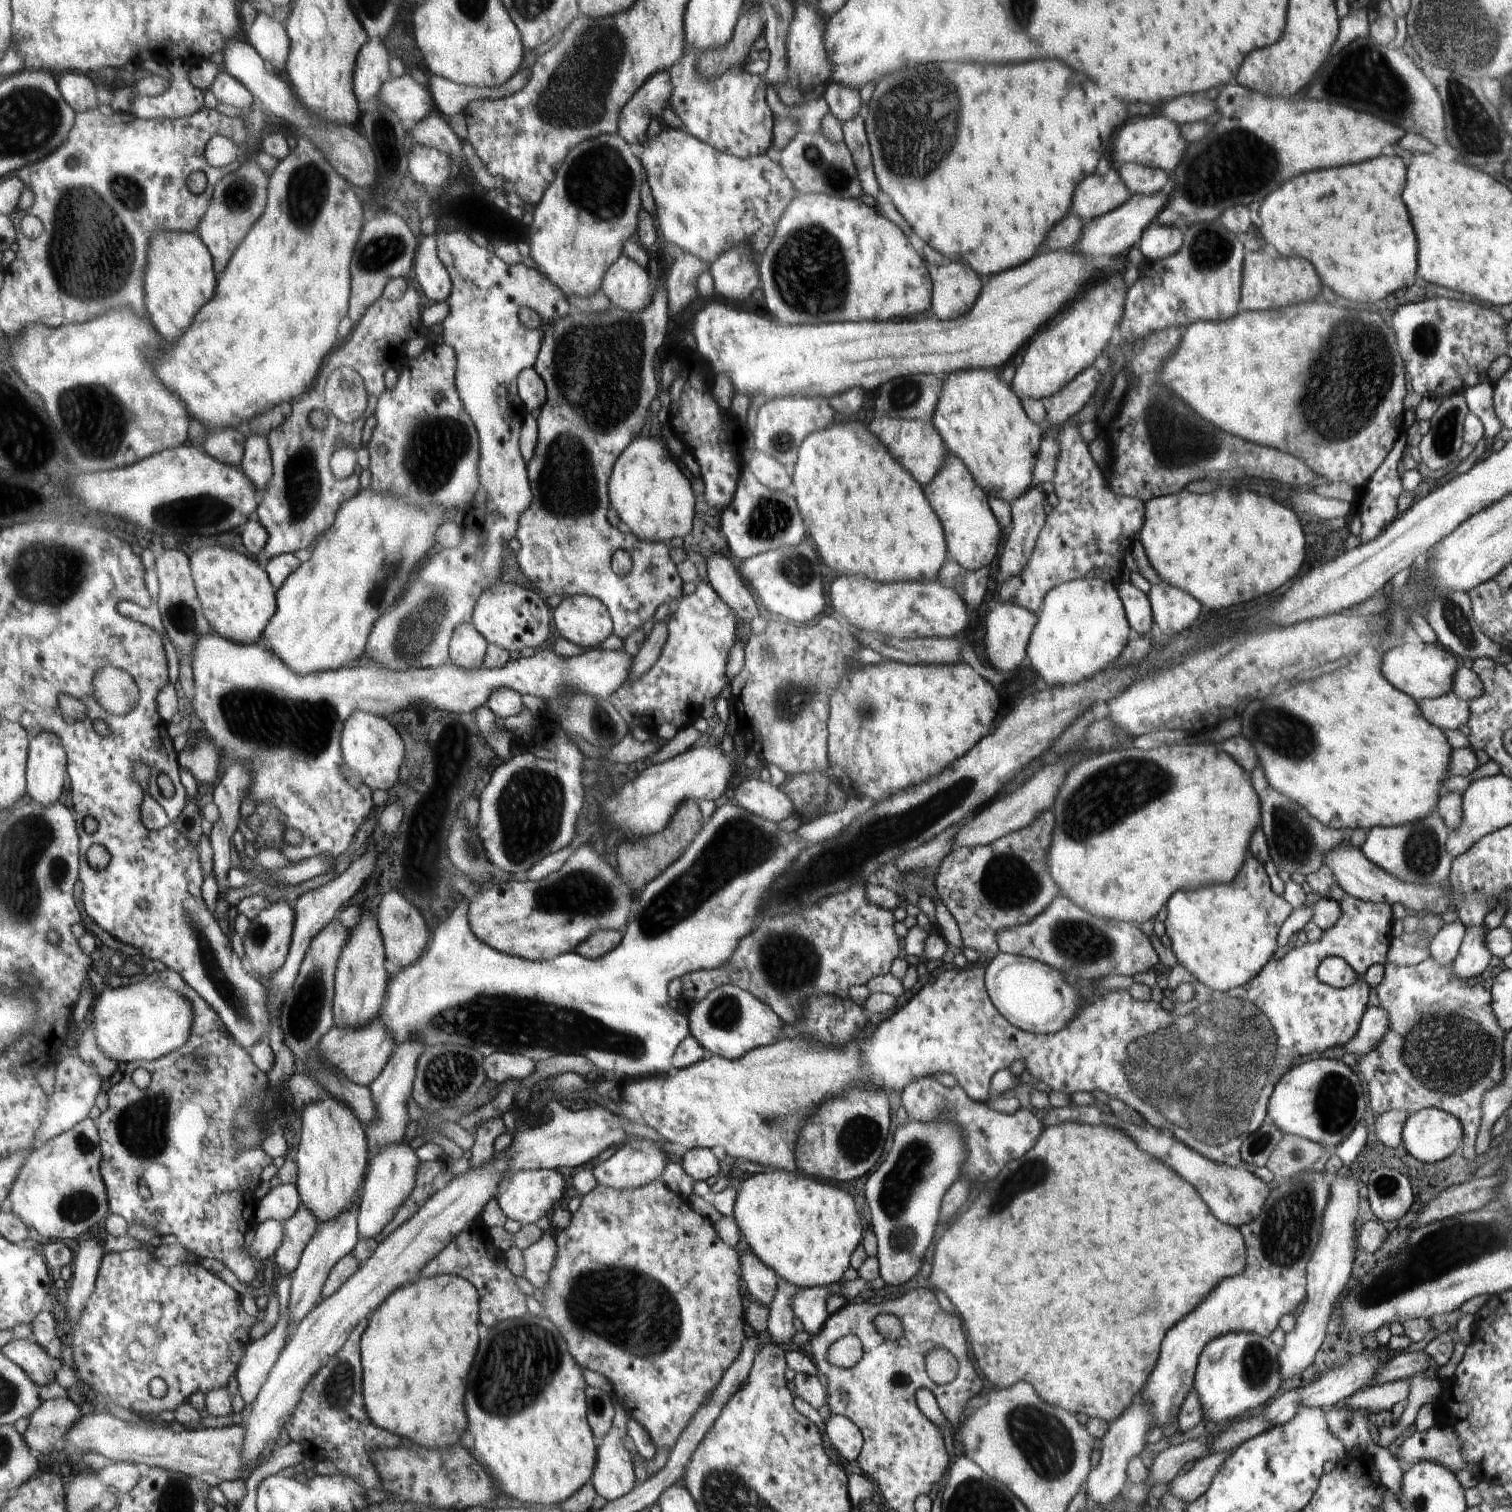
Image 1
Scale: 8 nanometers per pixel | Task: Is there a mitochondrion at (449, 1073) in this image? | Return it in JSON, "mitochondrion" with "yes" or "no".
{"mitochondrion":"yes"}

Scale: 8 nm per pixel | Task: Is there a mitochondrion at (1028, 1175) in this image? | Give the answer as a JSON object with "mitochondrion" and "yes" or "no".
{"mitochondrion":"yes"}

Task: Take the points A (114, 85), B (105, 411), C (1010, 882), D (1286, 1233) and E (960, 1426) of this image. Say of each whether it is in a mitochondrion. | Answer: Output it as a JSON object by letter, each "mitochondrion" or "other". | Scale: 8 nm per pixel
{"A":"other","B":"mitochondrion","C":"mitochondrion","D":"mitochondrion","E":"other"}

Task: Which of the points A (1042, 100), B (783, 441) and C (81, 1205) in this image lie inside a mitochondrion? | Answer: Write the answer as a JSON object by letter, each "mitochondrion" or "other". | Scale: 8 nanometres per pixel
{"A":"other","B":"mitochondrion","C":"mitochondrion"}

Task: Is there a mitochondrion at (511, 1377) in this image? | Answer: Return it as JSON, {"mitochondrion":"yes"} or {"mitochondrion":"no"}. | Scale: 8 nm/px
{"mitochondrion":"yes"}

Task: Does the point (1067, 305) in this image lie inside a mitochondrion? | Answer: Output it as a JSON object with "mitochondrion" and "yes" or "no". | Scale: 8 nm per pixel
{"mitochondrion":"no"}

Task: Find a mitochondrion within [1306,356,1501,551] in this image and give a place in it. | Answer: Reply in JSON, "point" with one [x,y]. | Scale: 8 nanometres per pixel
{"point":[1446,429]}

